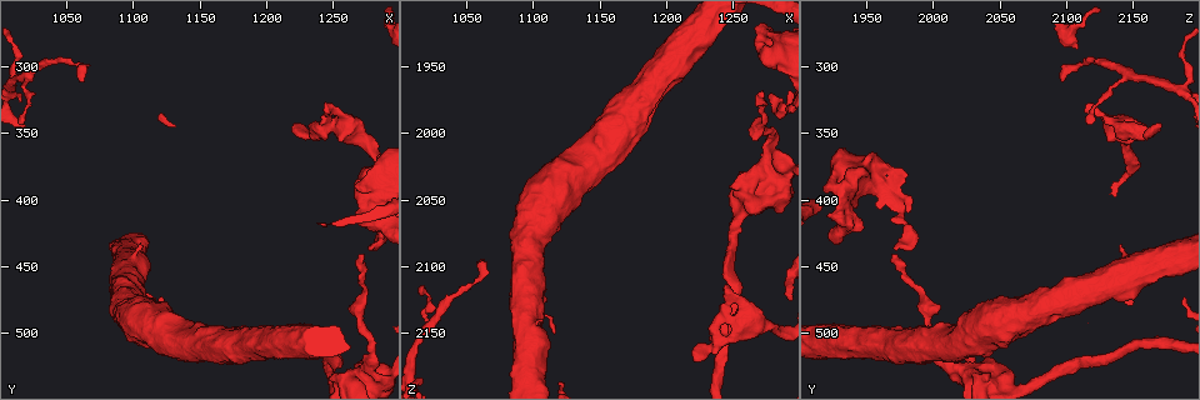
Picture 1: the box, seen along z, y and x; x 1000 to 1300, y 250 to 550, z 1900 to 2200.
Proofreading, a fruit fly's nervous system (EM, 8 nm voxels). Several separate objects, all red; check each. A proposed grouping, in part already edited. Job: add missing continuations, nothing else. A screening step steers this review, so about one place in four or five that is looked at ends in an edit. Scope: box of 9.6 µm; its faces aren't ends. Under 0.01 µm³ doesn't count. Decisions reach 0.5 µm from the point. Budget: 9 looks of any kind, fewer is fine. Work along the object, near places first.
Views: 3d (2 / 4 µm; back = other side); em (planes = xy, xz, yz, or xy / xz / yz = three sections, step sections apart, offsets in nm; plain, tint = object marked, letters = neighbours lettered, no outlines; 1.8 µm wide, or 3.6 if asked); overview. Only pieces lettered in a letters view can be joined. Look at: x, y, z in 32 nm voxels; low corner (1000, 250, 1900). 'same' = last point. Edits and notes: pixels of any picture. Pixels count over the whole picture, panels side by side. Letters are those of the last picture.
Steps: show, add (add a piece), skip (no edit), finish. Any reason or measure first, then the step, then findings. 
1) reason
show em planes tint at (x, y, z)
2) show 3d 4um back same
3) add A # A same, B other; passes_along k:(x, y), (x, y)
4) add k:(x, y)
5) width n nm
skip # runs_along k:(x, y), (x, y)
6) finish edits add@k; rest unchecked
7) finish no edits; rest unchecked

tapers out
show 3d 4um at (1246, 332, 2112)

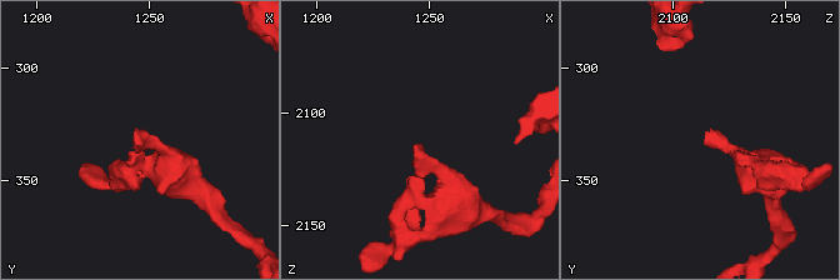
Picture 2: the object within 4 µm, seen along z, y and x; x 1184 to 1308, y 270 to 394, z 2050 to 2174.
need the tissue
show em planes letters at (1243, 333, 2114)

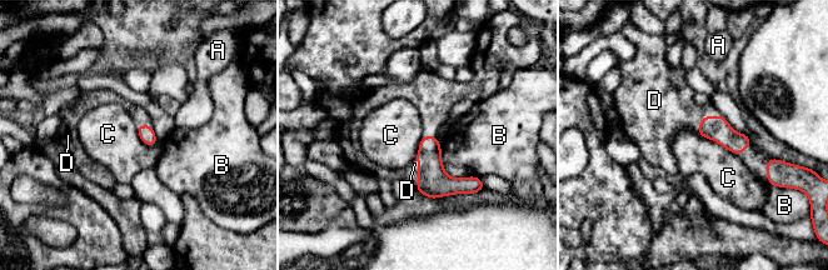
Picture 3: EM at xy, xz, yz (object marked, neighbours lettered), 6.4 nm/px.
width 100 nm
add D # A other, B other, C other, D same; passes_along 3:(717, 129), (704, 115), (667, 105); the neuron continues

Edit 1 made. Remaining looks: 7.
show overview

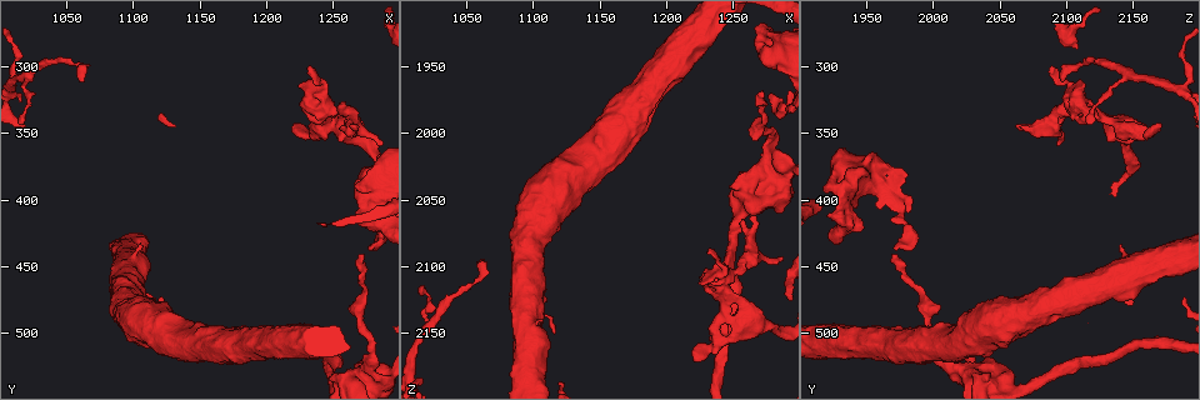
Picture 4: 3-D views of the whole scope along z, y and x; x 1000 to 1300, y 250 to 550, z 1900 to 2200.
show em yz step 16 tint at (1056, 298, 2114)

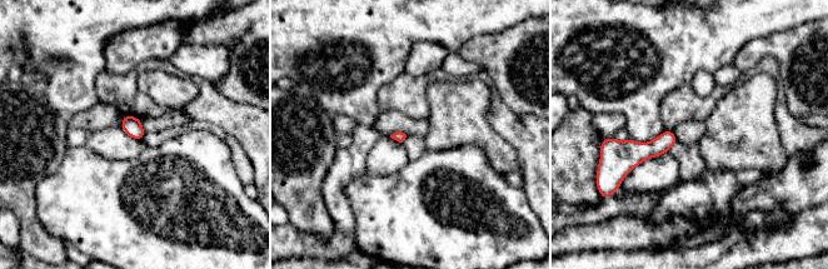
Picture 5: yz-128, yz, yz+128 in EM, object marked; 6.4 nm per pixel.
another direction
show em planes letters same

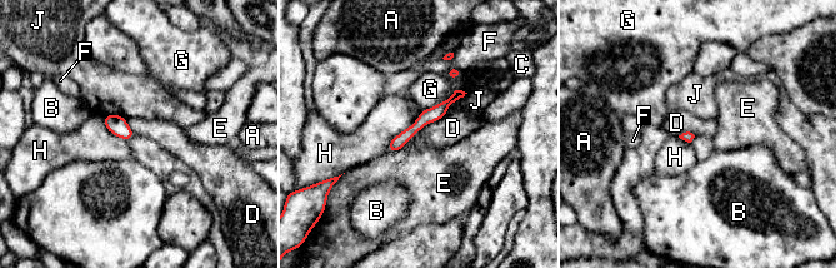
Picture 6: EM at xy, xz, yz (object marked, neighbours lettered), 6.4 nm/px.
skip # A other, B other, C other, D other, E other, F other, G other, H other, J other; runs_along 6:(460, 94), (391, 148); none of them fits

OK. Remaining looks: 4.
show 3d 4um at (1220, 342, 2172)

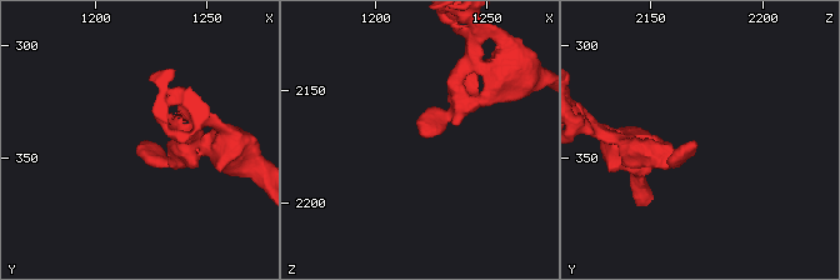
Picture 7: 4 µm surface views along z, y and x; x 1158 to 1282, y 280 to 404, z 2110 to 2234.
show em 3.6um planes letters at (1221, 345, 2171)

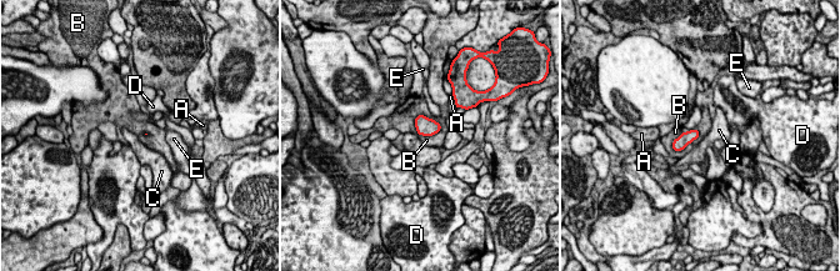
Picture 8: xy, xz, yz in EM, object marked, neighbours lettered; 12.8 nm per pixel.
skip # A other, B other, C other, D other, E other; border 8:(414, 118), (421, 135), (441, 125); no lettered piece goes on from it

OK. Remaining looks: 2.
free end
show em planes letters at (1280, 434, 1970)

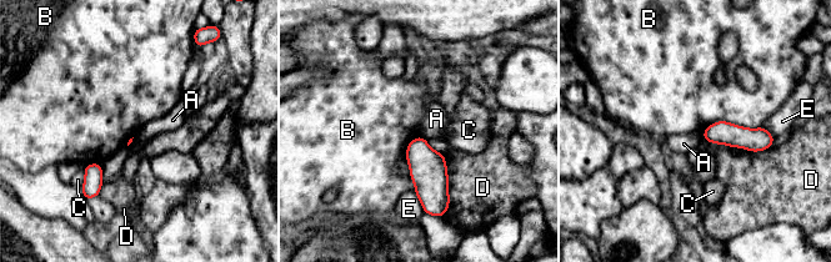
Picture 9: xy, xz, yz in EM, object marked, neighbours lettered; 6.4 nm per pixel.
longest_contact D 400 nm
skip # A other, B other, C other, D other, E other; none of them fits

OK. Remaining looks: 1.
finish edits add@3; rest unchecked

